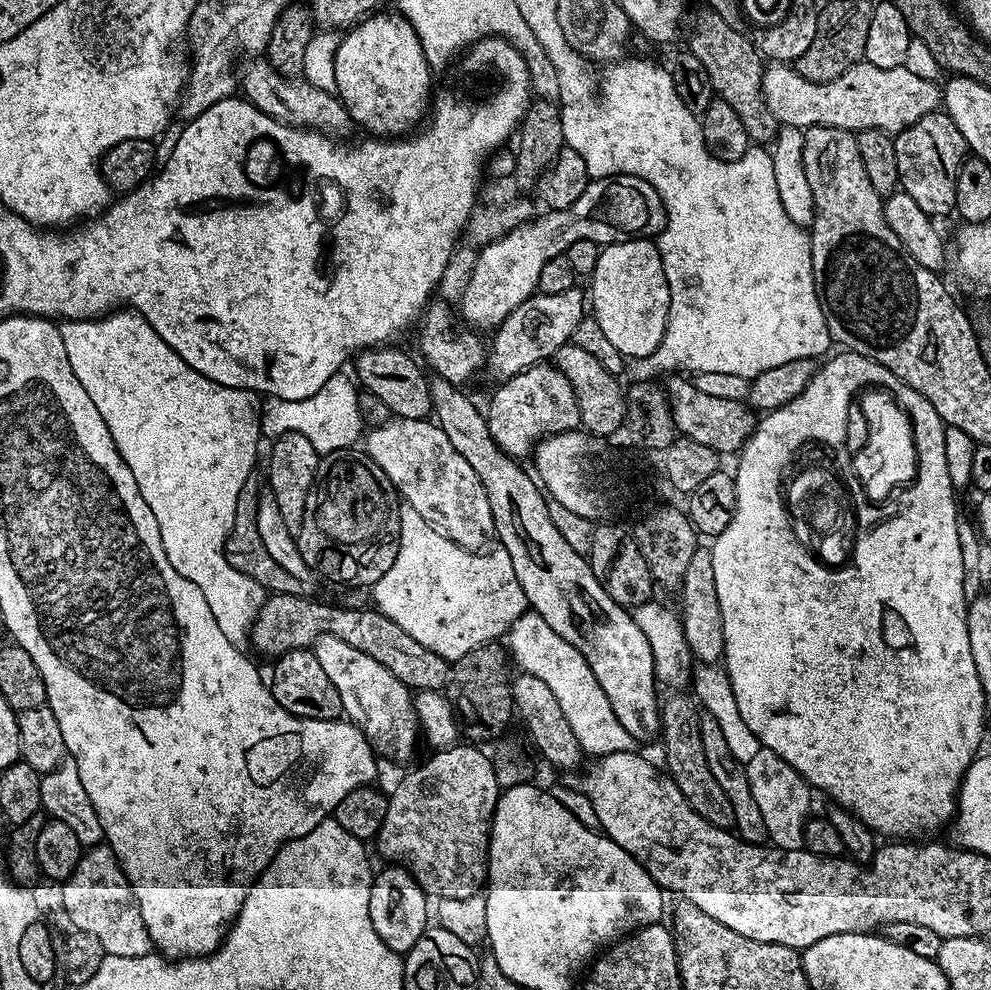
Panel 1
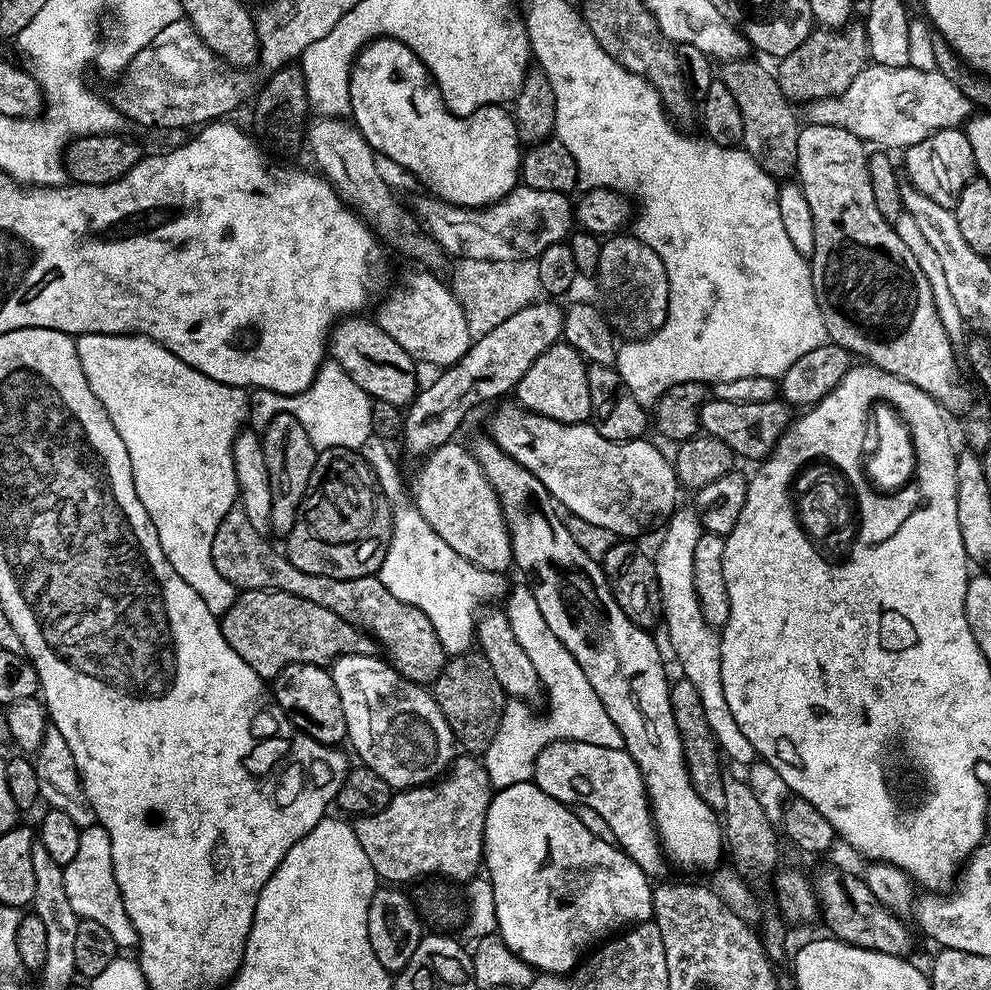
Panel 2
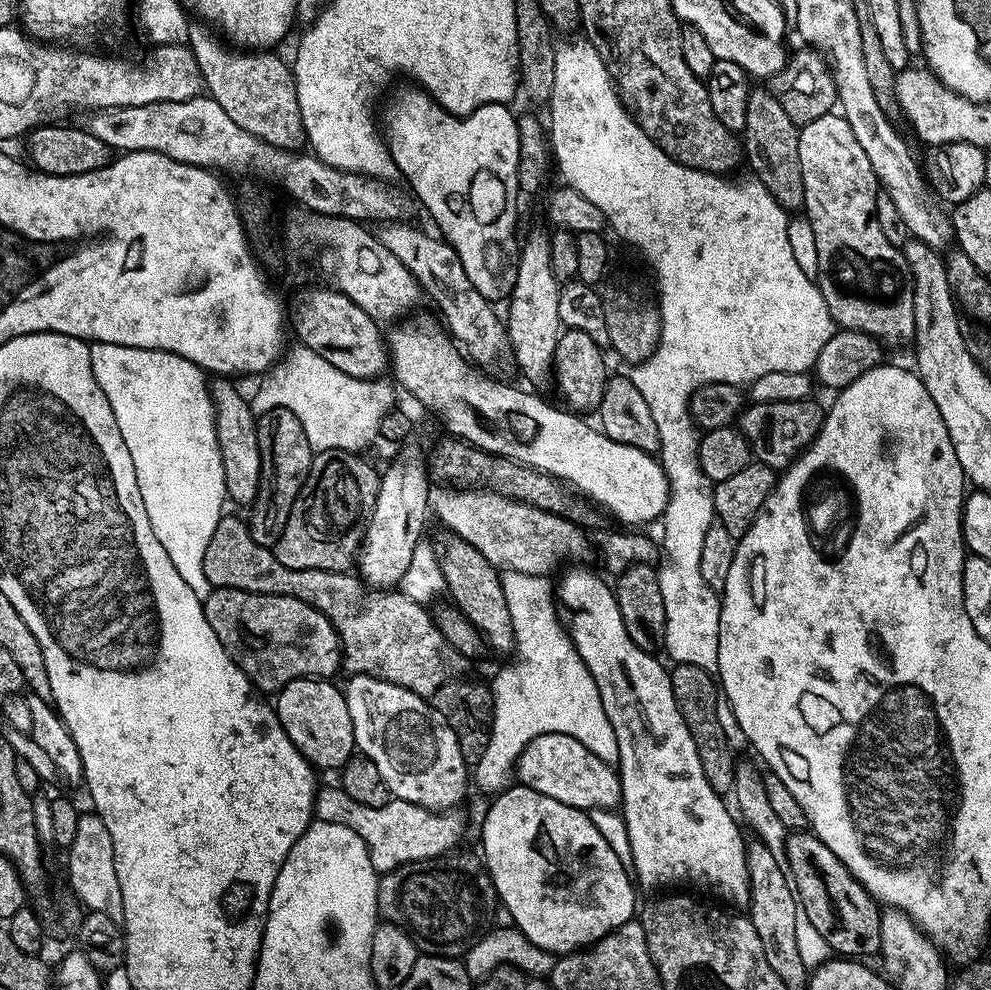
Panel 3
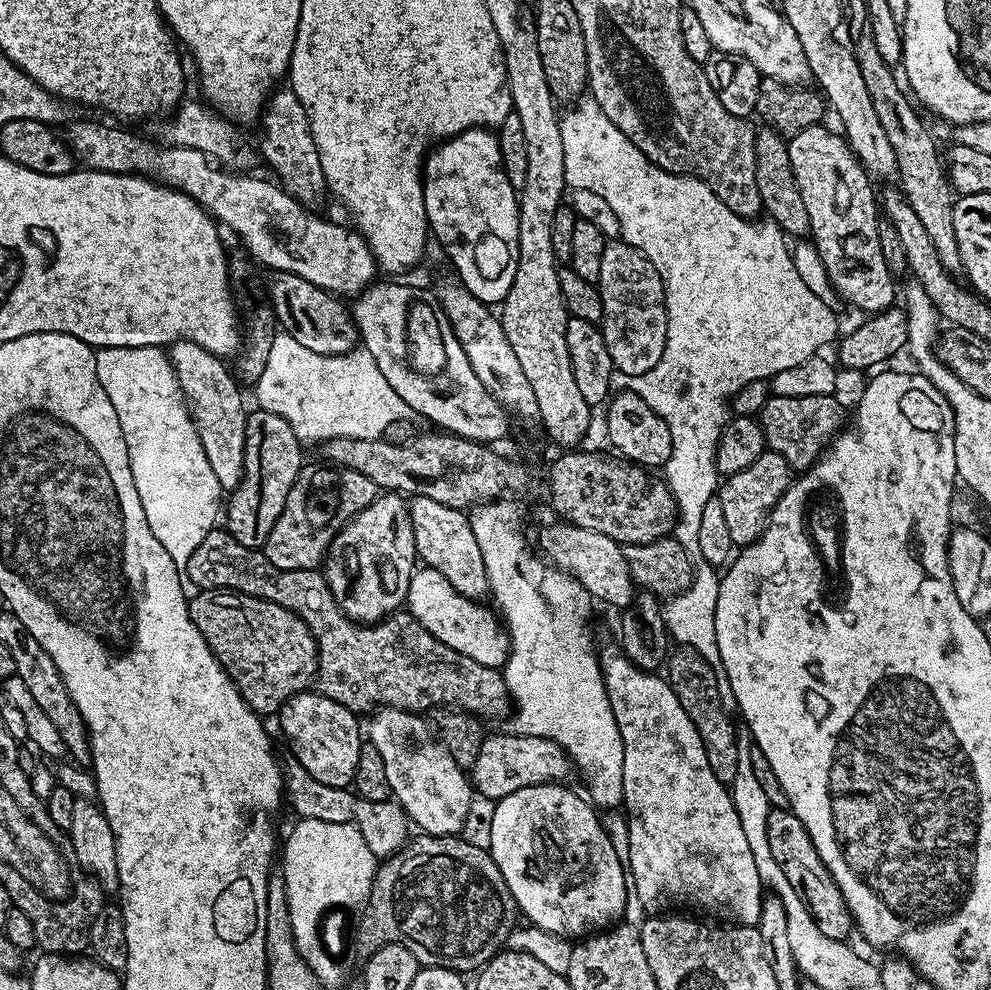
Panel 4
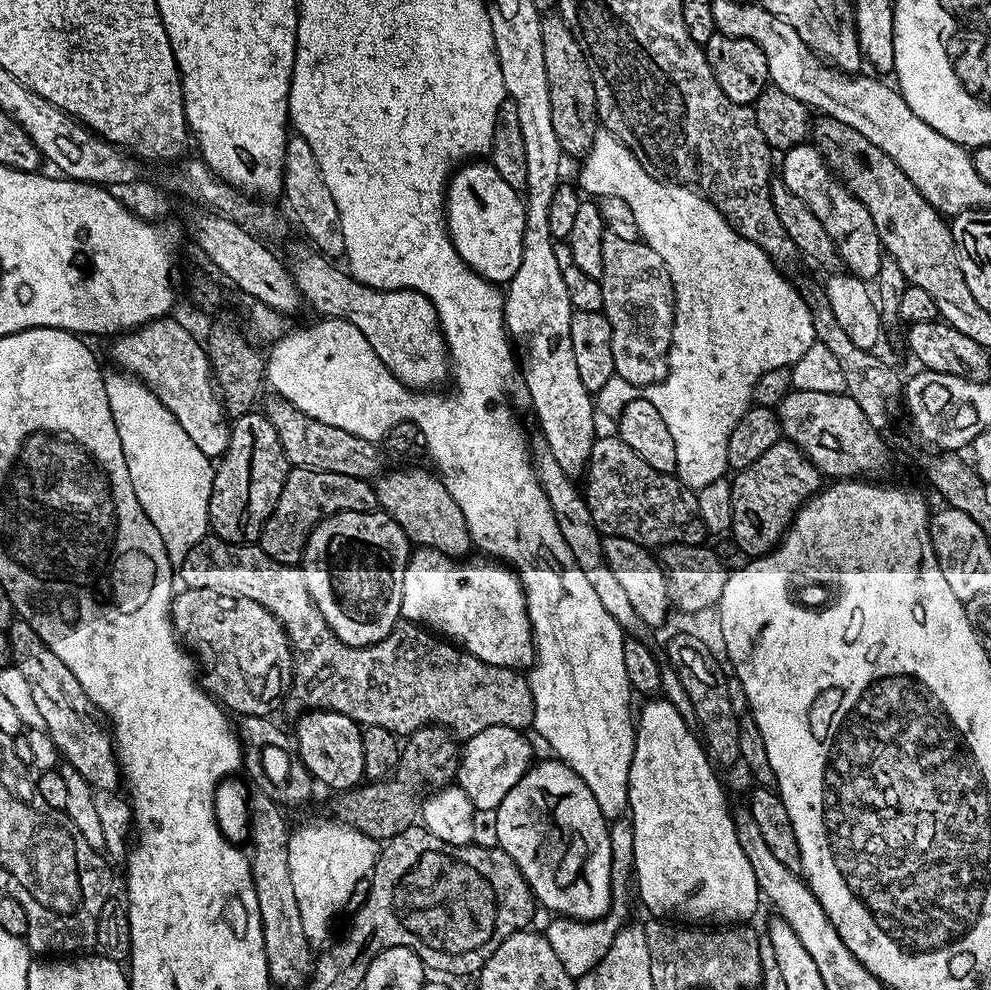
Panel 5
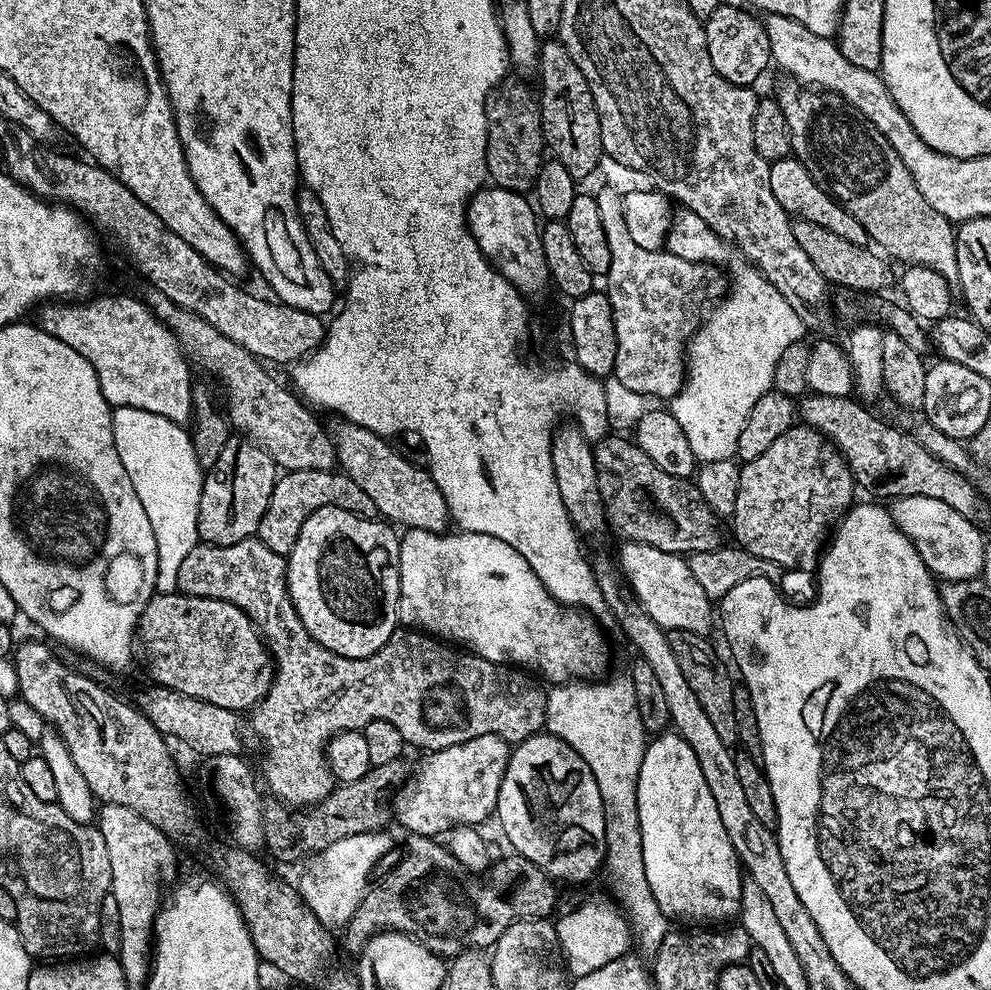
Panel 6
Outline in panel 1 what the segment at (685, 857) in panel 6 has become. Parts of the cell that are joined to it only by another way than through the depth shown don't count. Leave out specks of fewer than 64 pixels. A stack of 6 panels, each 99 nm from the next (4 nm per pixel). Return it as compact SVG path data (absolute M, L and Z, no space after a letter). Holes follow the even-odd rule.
M433 375L428 385L432 395L432 412L435 423L439 424L442 434L450 438L450 446L470 462L474 474L482 482L486 490L486 498L490 498L490 514L494 514L494 526L496 527L495 539L499 547L510 554L514 562L514 574L518 574L518 586L522 586L522 594L526 594L528 606L544 619L546 626L554 630L594 670L594 678L598 678L598 686L602 686L602 694L610 702L618 722L626 726L626 730L632 735L633 741L657 739L660 732L661 705L656 704L656 688L658 681L654 670L654 656L650 654L650 642L646 642L646 634L638 630L638 622L635 615L629 609L624 608L606 590L602 590L602 582L594 578L594 570L588 564L588 557L578 554L562 534L558 534L558 526L554 526L554 518L550 518L548 500L542 491L541 485L534 479L533 473L523 468L523 463L517 462L513 457L505 454L494 442L488 429L488 417L480 408L464 393L463 387L446 382L442 377Z

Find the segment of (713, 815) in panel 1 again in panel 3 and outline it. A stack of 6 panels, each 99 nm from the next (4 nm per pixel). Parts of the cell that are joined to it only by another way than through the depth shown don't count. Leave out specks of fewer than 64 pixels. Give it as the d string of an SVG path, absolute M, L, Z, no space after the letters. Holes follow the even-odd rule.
M689 664L675 665L670 675L678 710L690 730L690 738L694 738L694 746L698 746L698 759L702 761L706 782L710 782L712 789L720 796L727 797L735 786L738 756L722 730L722 722L718 722L718 706L722 703L722 692L718 687L717 677L702 670L702 666Z

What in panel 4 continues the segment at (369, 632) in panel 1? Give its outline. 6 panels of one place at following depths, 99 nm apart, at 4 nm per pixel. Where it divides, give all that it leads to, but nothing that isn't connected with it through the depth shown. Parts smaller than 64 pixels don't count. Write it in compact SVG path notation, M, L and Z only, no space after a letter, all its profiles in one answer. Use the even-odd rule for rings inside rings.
M210 588L195 594L188 601L194 626L198 626L242 698L261 717L279 713L287 700L315 681L320 657L318 646L314 634L298 614L286 610L286 606L278 606L278 602L249 596L246 592Z

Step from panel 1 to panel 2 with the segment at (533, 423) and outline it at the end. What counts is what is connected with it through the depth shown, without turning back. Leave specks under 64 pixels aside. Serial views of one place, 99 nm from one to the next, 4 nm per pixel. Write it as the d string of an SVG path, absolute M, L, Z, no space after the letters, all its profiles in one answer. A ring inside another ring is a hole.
M563 342L552 344L536 359L534 366L522 374L514 389L515 399L527 412L567 424L583 424L592 415L588 369L589 365L574 346Z

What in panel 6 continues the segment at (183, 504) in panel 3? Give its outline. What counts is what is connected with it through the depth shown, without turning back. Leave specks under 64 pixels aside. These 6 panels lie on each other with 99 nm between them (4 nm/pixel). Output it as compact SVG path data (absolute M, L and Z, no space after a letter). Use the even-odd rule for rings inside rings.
M112 408L112 429L118 458L122 458L122 466L126 466L130 482L134 482L134 494L138 494L138 502L142 502L146 510L150 526L154 526L154 538L160 555L160 569L156 575L157 589L165 592L177 591L178 566L182 558L186 558L186 554L190 554L190 550L194 550L200 540L198 502L204 485L205 469L200 467L199 460L195 456L191 435L170 418L162 418L162 414L150 414L150 410L137 408Z

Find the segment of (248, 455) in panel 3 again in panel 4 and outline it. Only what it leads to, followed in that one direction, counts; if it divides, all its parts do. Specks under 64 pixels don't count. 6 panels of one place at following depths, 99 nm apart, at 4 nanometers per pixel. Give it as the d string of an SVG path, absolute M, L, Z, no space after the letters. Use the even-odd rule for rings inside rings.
M179 340L167 349L167 353L180 383L184 401L188 404L188 411L202 438L202 448L206 450L214 478L218 478L225 493L231 494L244 481L246 467L246 422L249 409L244 408L241 385L221 357L210 354L210 350L194 342Z

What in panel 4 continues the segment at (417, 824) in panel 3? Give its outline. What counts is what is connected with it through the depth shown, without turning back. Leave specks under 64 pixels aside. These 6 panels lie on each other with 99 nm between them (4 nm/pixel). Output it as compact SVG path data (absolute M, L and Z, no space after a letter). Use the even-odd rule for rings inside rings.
M287 755L283 761L285 781L285 801L296 812L296 816L303 820L322 822L338 822L339 824L352 823L366 838L366 844L370 847L377 859L385 859L395 855L407 841L406 826L408 819L404 809L396 801L387 799L382 802L370 802L357 796L351 789L323 785L322 782L309 774L296 756Z

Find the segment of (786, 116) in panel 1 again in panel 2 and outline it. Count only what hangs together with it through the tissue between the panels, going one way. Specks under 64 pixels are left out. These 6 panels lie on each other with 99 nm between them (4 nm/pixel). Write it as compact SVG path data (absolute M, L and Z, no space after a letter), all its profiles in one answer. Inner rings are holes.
M869 63L840 96L807 101L807 123L838 126L884 150L903 150L943 128L959 128L973 115L972 101L941 72Z

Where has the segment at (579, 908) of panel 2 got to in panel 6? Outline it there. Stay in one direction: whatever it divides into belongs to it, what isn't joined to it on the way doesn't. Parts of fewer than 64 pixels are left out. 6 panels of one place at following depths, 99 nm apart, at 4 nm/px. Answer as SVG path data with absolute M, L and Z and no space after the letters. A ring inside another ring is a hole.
M537 734L521 740L509 751L506 774L502 778L502 786L498 790L494 816L495 819L500 819L501 830L504 831L505 838L512 843L511 851L517 856L525 856L530 862L534 862L534 866L538 866L551 880L555 880L561 885L584 884L596 871L601 871L604 862L604 843L606 842L606 818L604 817L602 794L598 794L598 782L594 782L594 774L590 770L590 766L586 766L586 762L582 762L580 755L558 737L551 734Z

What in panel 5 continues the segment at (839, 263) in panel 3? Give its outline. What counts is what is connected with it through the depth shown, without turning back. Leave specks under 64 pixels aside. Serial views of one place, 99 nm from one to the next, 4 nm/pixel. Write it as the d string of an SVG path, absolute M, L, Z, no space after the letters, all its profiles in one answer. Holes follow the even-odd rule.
M805 142L787 149L778 160L778 176L790 194L798 194L808 209L826 226L826 234L834 242L840 255L840 263L851 275L865 282L875 281L882 255L878 230L874 230L874 218L870 218L870 210L854 198L854 194L846 185L836 179L822 154L815 144Z

